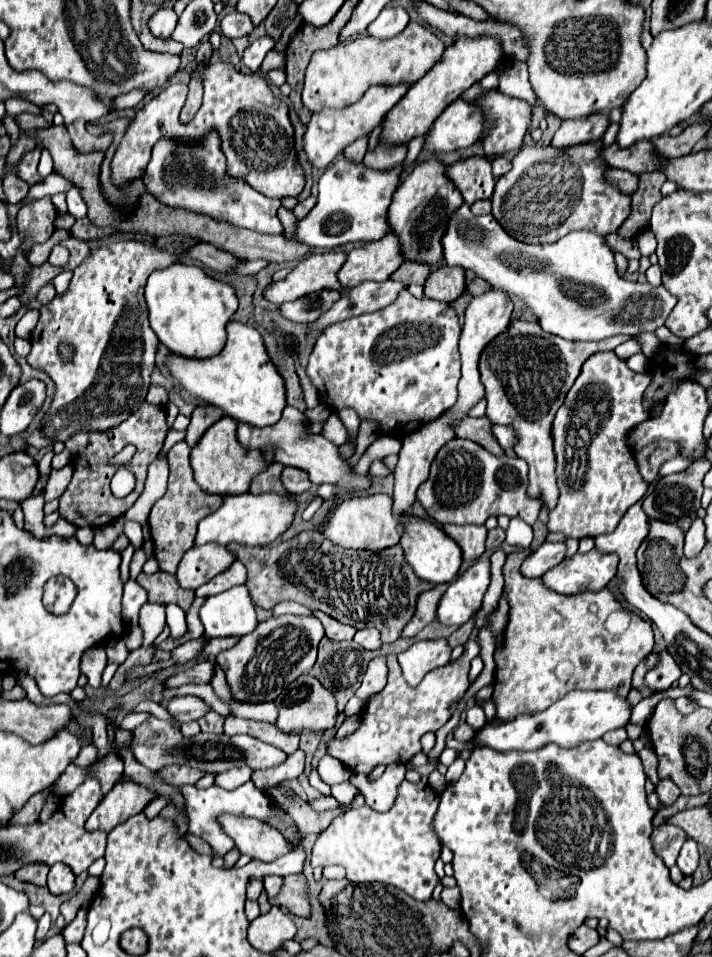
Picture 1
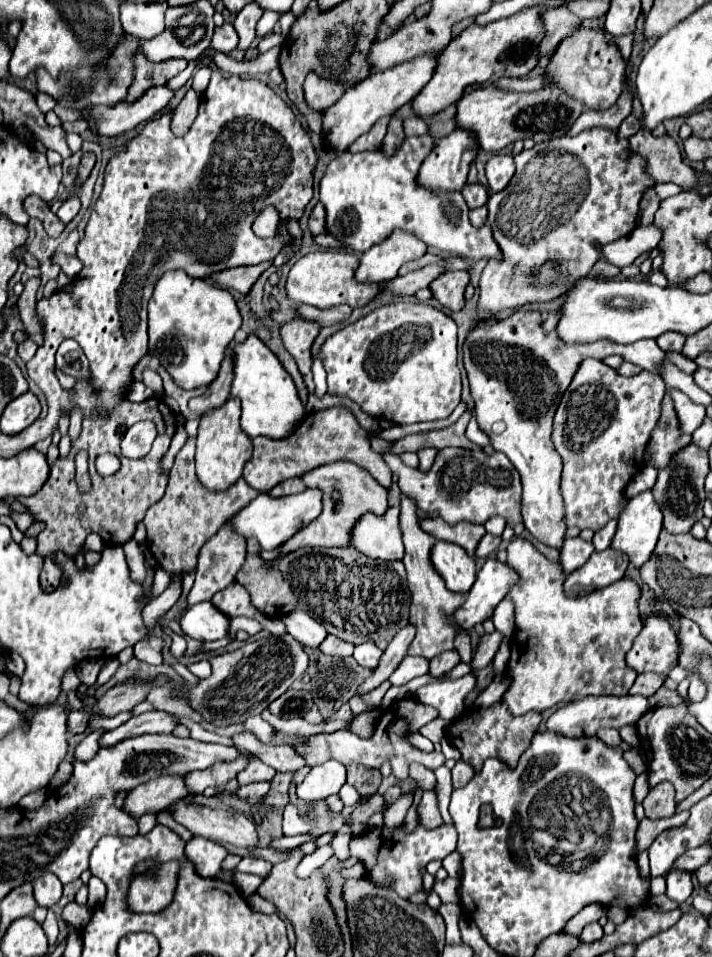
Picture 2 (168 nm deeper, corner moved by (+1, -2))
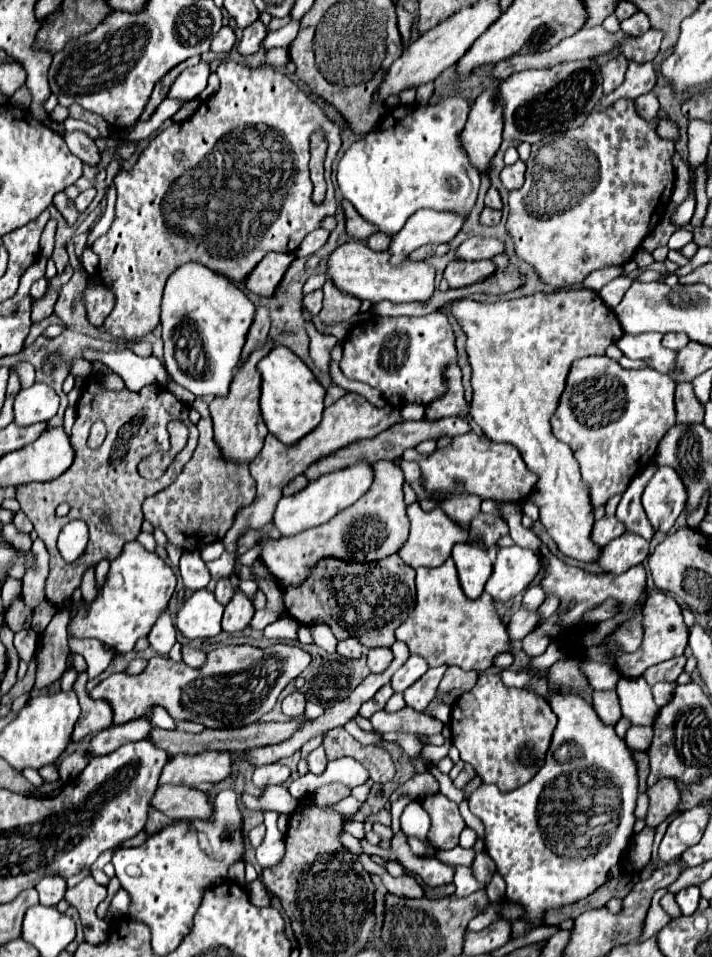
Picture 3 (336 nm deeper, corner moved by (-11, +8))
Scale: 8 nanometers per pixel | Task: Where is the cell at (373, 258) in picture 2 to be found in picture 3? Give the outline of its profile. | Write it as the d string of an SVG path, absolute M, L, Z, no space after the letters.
M418 210L410 216L406 226L392 238L390 252L392 264L398 264L408 258L410 252L424 244L442 244L450 242L464 226L466 218L456 212L438 212L438 210Z

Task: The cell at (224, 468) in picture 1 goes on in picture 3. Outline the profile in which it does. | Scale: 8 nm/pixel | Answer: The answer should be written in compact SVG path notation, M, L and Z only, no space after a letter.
M268 340L262 348L258 348L256 352L252 352L248 356L248 360L240 366L238 374L232 380L230 386L230 394L226 398L214 398L210 402L210 416L214 420L214 440L220 446L220 450L236 462L252 462L256 458L256 454L262 450L264 438L268 434L268 428L262 420L260 414L260 406L258 406L258 398L260 398L260 382L262 376L258 372L258 362L274 348L274 342Z

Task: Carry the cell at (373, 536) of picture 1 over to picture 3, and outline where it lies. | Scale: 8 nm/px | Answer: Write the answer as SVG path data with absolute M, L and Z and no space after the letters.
M414 502L412 506L408 506L408 518L410 518L410 538L404 544L404 548L398 552L398 556L410 568L418 568L418 566L436 568L442 562L446 562L446 558L450 556L450 552L452 552L452 548L456 544L460 544L460 542L476 542L476 540L470 538L470 530L468 528L462 528L454 520L450 520L440 508L424 512L420 508L420 504Z

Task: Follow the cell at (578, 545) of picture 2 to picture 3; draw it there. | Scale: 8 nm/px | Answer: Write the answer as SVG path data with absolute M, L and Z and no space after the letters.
M604 516L602 520L596 520L592 530L592 540L598 546L606 546L610 540L622 536L626 532L626 526L616 516Z

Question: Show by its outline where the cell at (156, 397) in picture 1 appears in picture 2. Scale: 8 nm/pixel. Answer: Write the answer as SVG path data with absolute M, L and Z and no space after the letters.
M150 368L144 370L144 384L154 390L154 396L156 398L164 399L165 393L164 388L162 388L162 378L158 376L158 372L154 372Z

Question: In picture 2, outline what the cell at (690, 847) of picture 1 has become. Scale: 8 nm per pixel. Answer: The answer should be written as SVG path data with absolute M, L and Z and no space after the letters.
M670 870L670 874L666 876L666 882L668 882L666 894L674 898L678 904L682 904L692 892L692 880L690 880L690 874L686 874L686 870Z

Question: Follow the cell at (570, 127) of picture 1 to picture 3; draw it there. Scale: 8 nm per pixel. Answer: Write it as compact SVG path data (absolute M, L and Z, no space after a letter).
M630 62L628 66L628 80L624 80L614 92L602 98L602 108L614 104L618 98L630 98L636 100L642 94L648 94L656 84L656 68L652 62L636 64Z

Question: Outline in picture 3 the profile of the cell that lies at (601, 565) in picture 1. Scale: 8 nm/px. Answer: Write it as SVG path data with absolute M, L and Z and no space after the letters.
M624 532L620 538L612 540L602 548L598 564L610 574L622 574L628 568L642 564L648 556L648 542L632 532Z

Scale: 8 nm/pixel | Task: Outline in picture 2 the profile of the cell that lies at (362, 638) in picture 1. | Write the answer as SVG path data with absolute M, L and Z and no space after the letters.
M364 642L364 644L358 644L354 648L356 662L360 666L366 666L366 668L376 668L380 656L382 656L382 650L378 650L378 646L374 646L372 642Z

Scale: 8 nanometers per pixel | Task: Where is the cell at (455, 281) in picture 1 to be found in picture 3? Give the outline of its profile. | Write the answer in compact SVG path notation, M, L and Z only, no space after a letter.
M454 260L446 266L444 278L448 280L450 288L464 288L478 280L486 280L494 272L496 272L496 266L492 260L480 260L480 262Z

